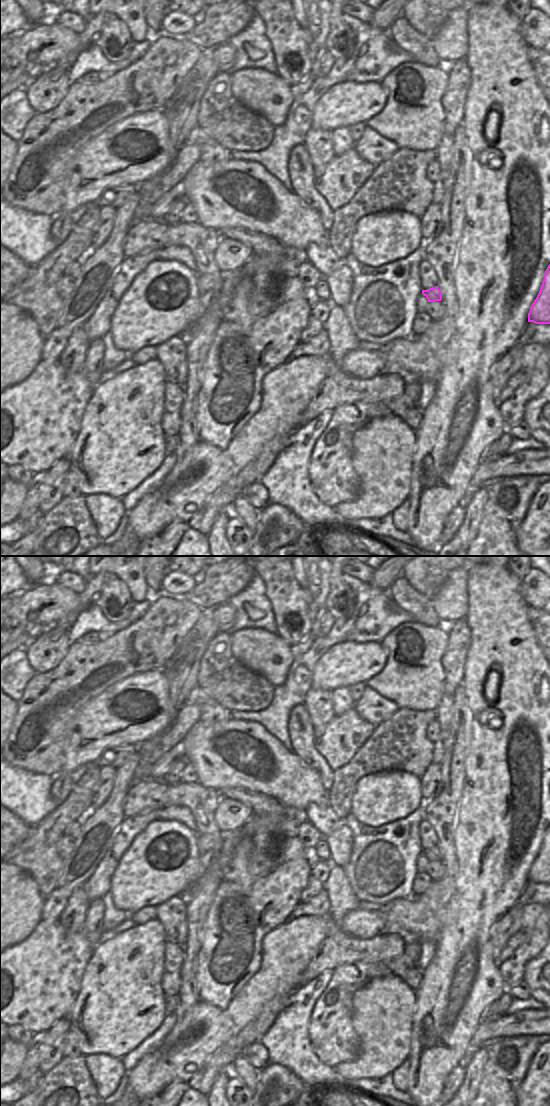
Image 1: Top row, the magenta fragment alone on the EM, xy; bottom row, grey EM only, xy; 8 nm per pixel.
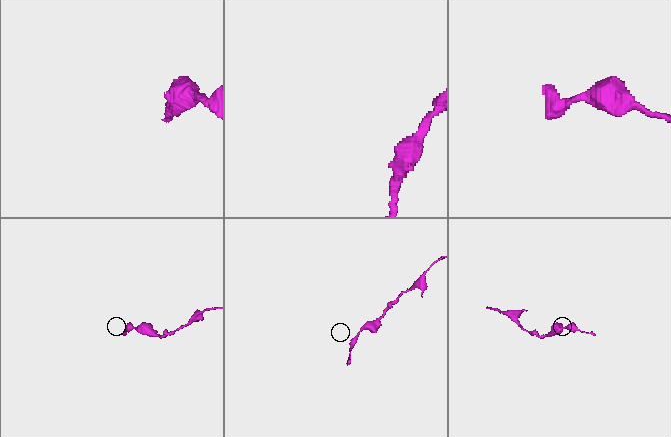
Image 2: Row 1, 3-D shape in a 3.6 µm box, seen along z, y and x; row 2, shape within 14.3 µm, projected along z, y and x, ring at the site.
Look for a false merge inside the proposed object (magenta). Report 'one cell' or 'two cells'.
one cell

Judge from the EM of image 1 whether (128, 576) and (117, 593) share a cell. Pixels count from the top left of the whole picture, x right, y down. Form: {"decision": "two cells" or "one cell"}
{"decision": "two cells"}

